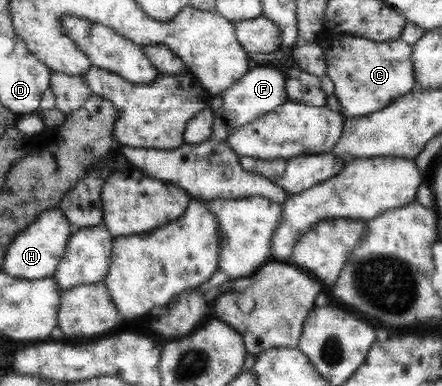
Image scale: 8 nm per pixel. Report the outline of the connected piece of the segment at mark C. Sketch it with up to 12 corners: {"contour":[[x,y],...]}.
{"contour":[[330,28],[317,41],[345,120],[416,87],[413,45]]}

